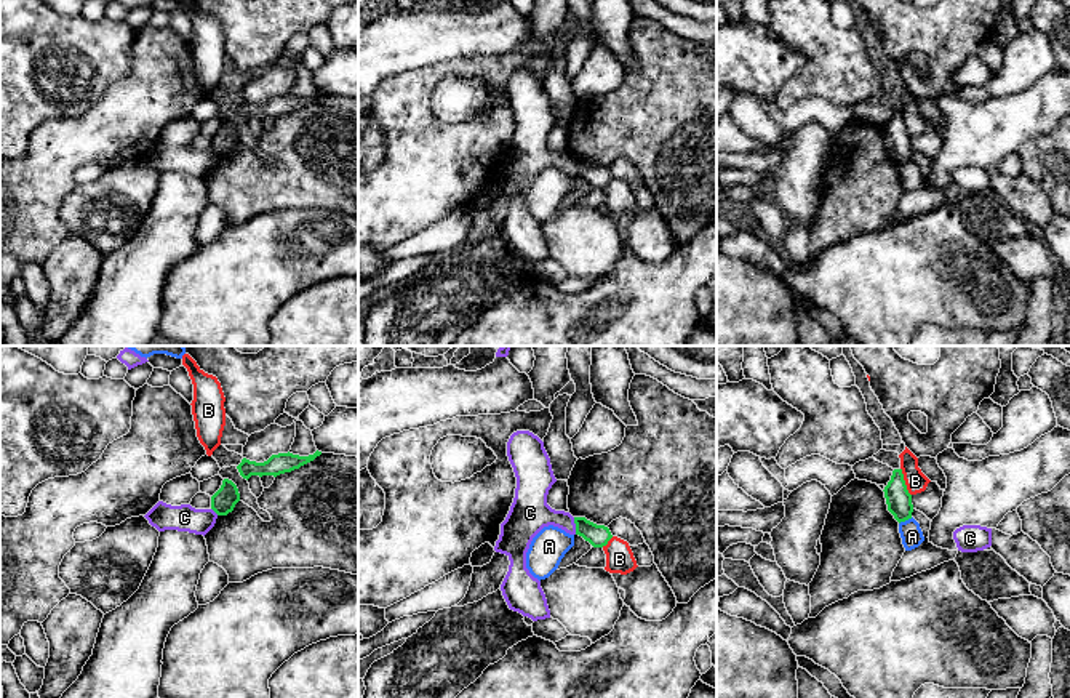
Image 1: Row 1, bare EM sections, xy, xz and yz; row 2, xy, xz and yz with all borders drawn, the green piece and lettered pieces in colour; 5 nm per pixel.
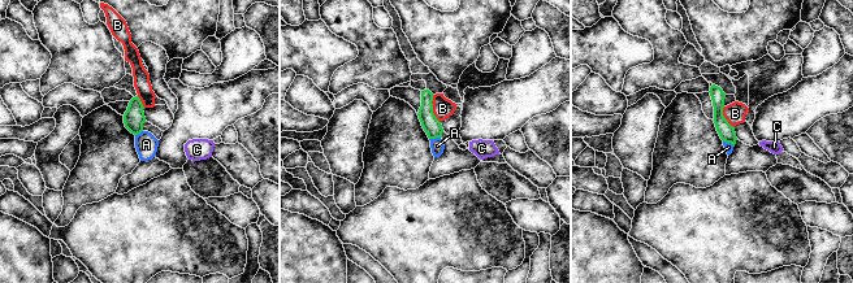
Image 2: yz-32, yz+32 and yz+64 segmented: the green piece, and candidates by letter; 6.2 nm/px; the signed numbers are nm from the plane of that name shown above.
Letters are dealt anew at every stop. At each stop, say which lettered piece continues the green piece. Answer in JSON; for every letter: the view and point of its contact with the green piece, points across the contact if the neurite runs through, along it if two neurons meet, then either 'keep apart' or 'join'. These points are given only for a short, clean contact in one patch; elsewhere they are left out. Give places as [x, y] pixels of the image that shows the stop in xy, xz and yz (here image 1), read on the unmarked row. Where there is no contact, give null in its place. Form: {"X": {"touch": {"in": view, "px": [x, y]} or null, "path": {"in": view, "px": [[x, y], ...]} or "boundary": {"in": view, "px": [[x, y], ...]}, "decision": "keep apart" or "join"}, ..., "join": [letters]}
{"A": {"touch": {"in": "yz", "px": [906, 160]}, "boundary": {"in": "yz", "px": [[912, 159], [899, 165]]}, "decision": "keep apart"}, "B": {"touch": {"in": "yz", "px": [904, 124]}, "decision": "keep apart"}, "C": {"touch": {"in": "xz", "px": [576, 167]}, "decision": "keep apart"}, "join": []}

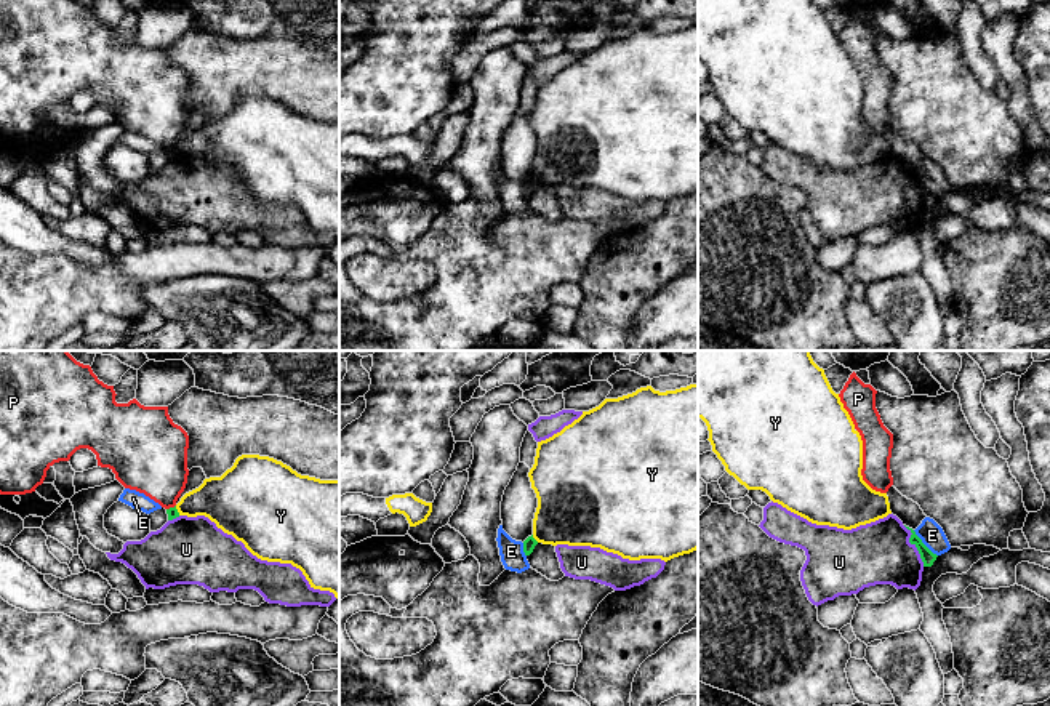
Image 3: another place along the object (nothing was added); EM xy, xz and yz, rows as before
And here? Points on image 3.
{"E": {"touch": {"in": "yz", "px": [922, 184]}, "boundary": {"in": "yz", "px": [[913, 172], [937, 197]]}, "decision": "keep apart"}, "P": {"touch": {"in": "xy", "px": [170, 149]}, "boundary": {"in": "xy", "px": [[175, 146], [167, 151]]}, "decision": "keep apart"}, "U": {"touch": {"in": "yz", "px": [916, 188]}, "decision": "keep apart"}, "Y": {"touch": {"in": "xz", "px": [533, 180]}, "boundary": {"in": "xz", "px": [[532, 176], [538, 183]]}, "decision": "keep apart"}, "join": []}

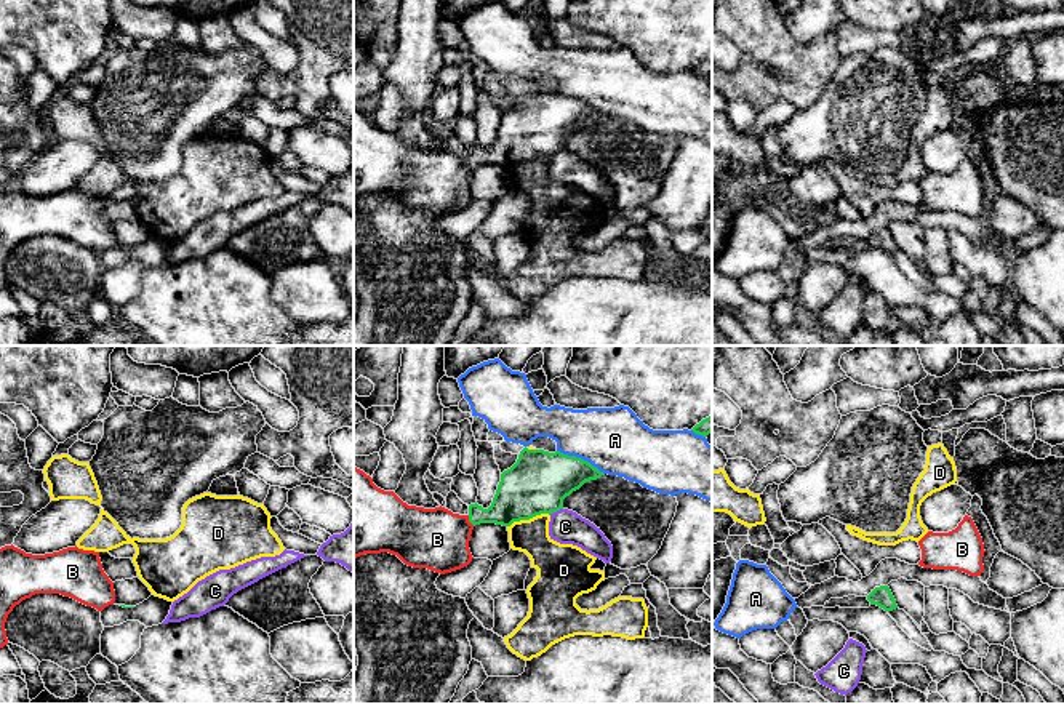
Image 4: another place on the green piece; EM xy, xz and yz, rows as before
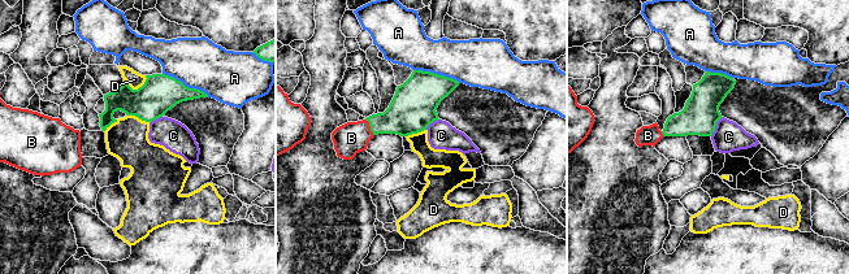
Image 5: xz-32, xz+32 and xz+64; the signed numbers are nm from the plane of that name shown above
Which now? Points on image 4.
{"A": {"touch": {"in": "xz", "px": [580, 100]}, "decision": "keep apart"}, "B": {"touch": {"in": "xz", "px": [469, 162]}, "path": {"in": "xz", "px": [[514, 141], [501, 154], [469, 162], [437, 181]]}, "decision": "join"}, "C": {"touch": {"in": "xz", "px": [556, 152]}, "decision": "keep apart"}, "D": {"touch": {"in": "xz", "px": [528, 160]}, "decision": "keep apart"}, "join": ["B"]}

